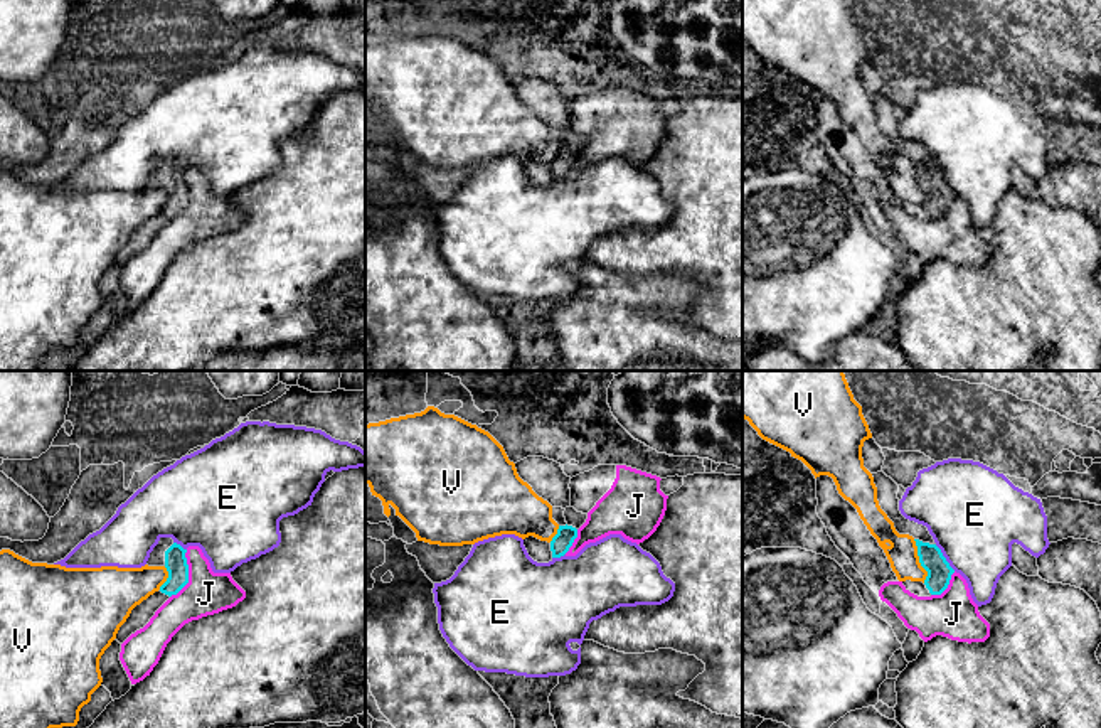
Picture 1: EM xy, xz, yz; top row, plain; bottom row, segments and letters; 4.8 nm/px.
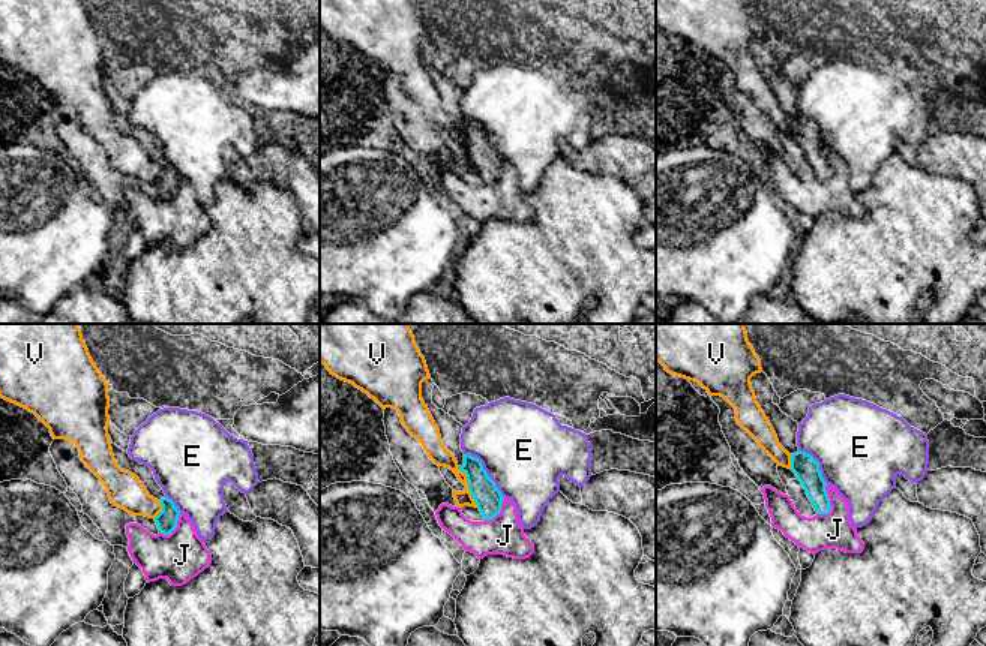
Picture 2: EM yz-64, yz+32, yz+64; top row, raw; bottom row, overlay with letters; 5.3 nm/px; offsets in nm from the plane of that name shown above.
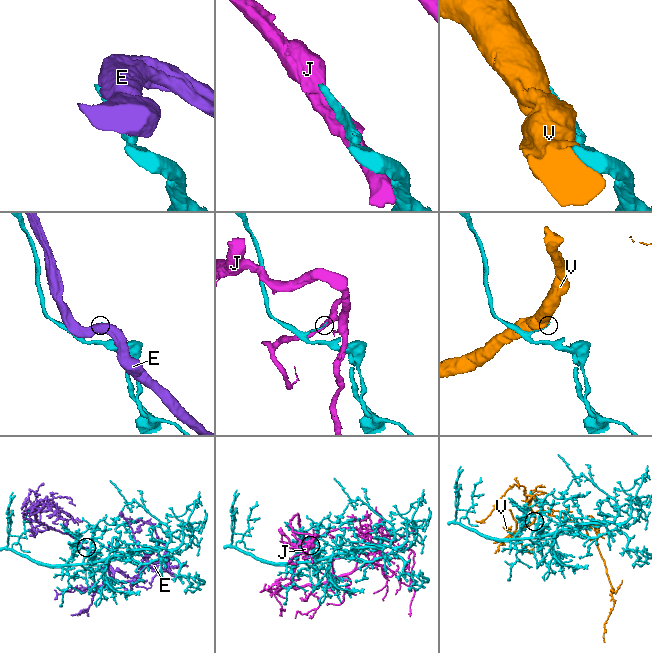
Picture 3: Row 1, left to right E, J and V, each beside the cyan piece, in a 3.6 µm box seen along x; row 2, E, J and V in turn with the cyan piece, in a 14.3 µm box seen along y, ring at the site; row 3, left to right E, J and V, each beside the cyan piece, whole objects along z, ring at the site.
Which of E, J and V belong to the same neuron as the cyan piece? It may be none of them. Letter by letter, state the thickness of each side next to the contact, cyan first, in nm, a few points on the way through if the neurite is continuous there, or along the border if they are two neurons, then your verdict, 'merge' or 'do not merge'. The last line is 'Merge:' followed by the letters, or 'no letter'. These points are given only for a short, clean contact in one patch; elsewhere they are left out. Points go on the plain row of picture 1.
E: calibres 120 and 460 nm; do not merge
J: calibres 110 and 200 nm; do not merge
V: calibres 120 and 140 nm; do not merge
Merge: no letter

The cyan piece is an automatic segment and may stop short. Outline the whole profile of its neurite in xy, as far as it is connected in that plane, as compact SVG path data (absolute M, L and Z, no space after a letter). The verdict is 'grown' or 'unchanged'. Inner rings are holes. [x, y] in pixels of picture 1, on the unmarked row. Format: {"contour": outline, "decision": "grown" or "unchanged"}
{"contour": "M160 160L158 167L150 175L148 189L165 189L168 194L167 204L160 214L172 219L189 206L187 172L177 167L172 160Z", "decision": "grown"}

